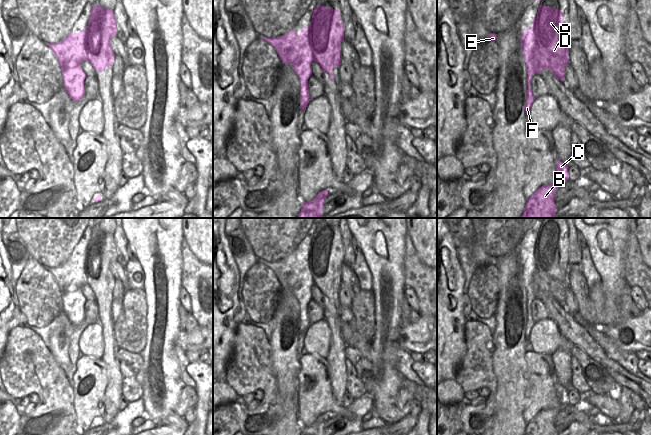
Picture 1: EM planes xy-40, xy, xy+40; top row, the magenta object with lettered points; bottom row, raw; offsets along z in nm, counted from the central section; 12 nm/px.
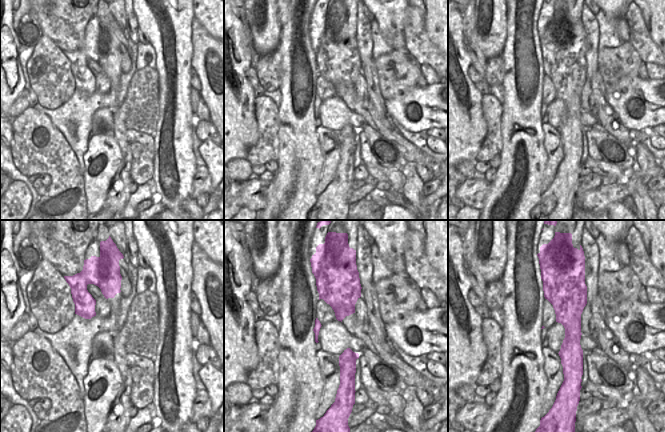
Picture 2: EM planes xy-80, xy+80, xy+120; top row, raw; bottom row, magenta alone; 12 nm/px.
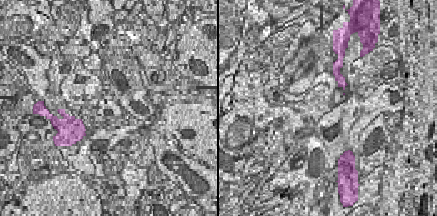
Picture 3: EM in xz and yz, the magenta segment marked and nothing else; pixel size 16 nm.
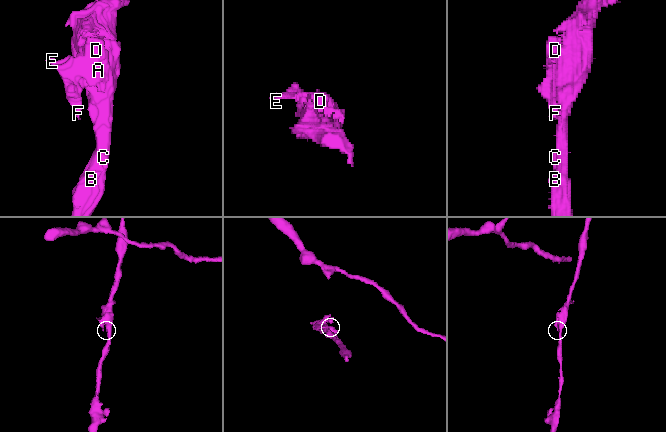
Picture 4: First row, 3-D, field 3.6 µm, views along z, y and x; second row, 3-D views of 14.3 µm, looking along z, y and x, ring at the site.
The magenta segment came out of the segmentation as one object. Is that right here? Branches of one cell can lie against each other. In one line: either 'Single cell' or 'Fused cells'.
Single cell

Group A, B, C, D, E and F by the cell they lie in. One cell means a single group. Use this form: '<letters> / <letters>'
A B C D E F

